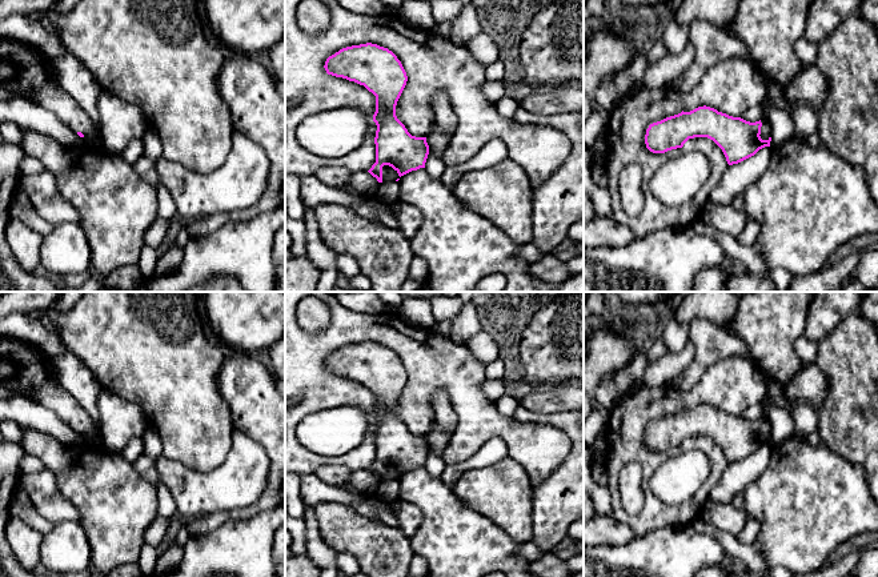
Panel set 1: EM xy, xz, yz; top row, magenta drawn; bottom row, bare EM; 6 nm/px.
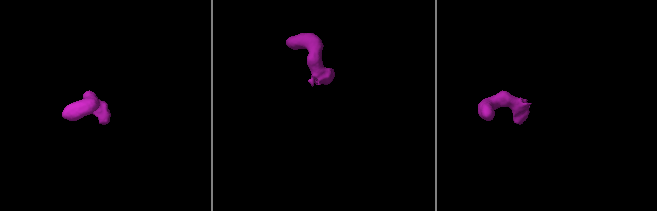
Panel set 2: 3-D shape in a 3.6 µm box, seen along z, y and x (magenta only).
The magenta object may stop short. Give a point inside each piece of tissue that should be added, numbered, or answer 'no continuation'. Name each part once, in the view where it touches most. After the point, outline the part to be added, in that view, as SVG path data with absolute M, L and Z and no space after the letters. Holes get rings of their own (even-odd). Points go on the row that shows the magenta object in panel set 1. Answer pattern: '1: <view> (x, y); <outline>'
1: xz (388, 172); M389 165L382 167L382 183L393 181L393 180L397 180L397 179L400 179L397 171L394 171Z

